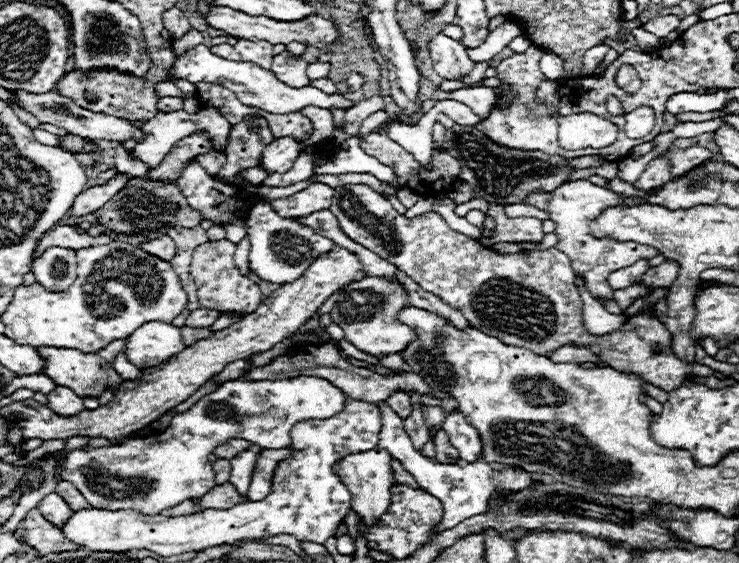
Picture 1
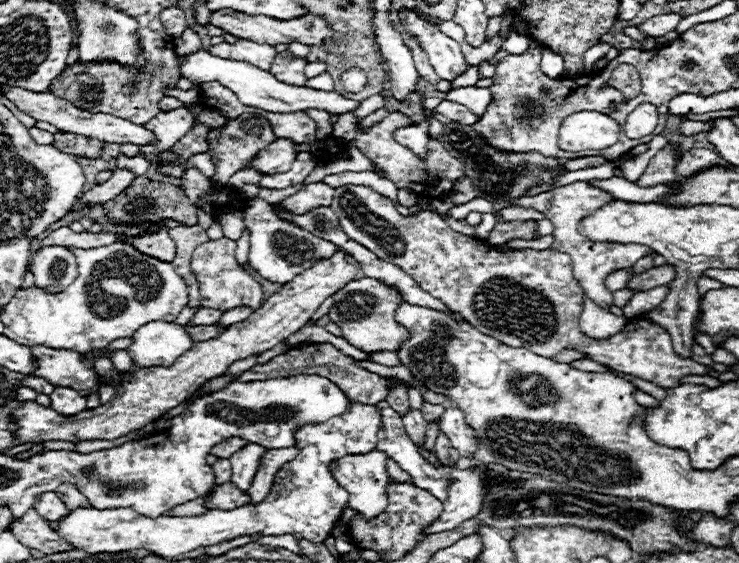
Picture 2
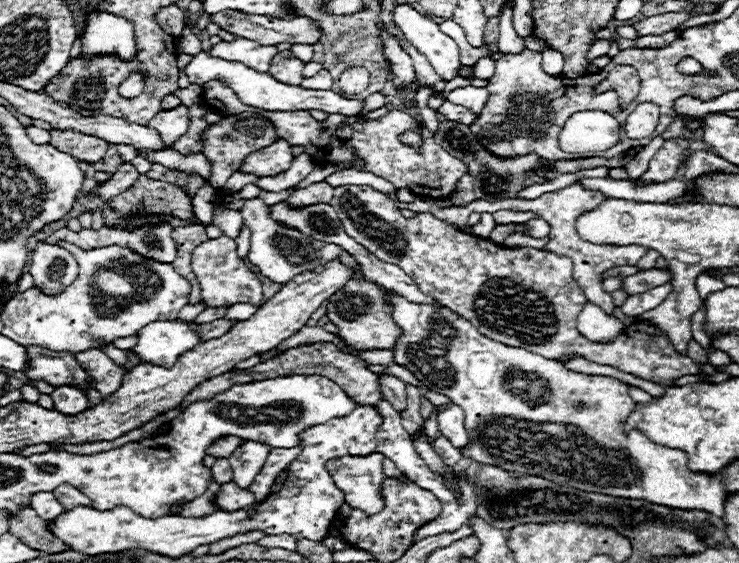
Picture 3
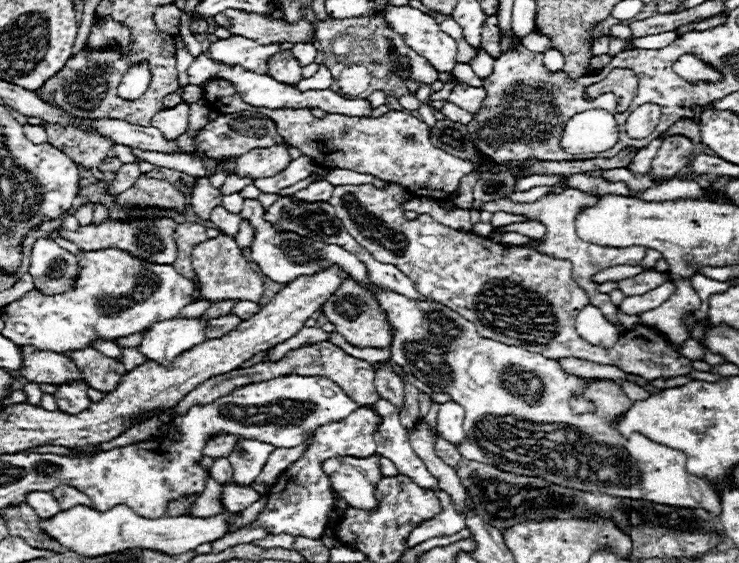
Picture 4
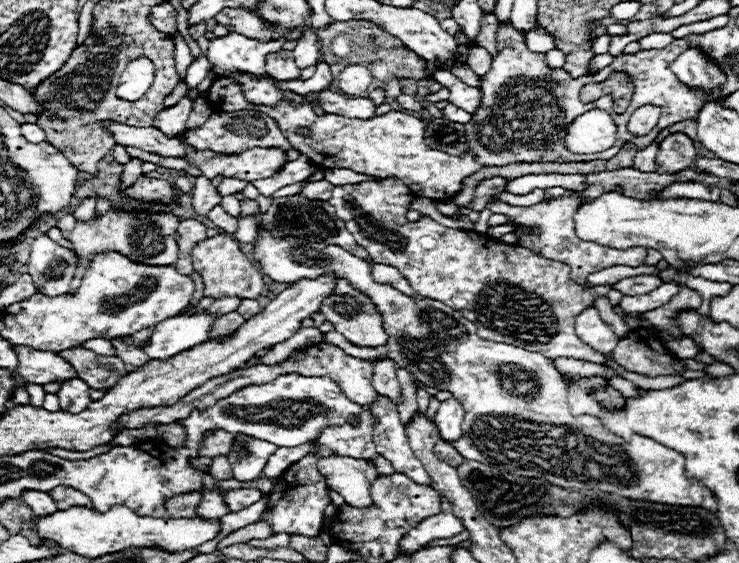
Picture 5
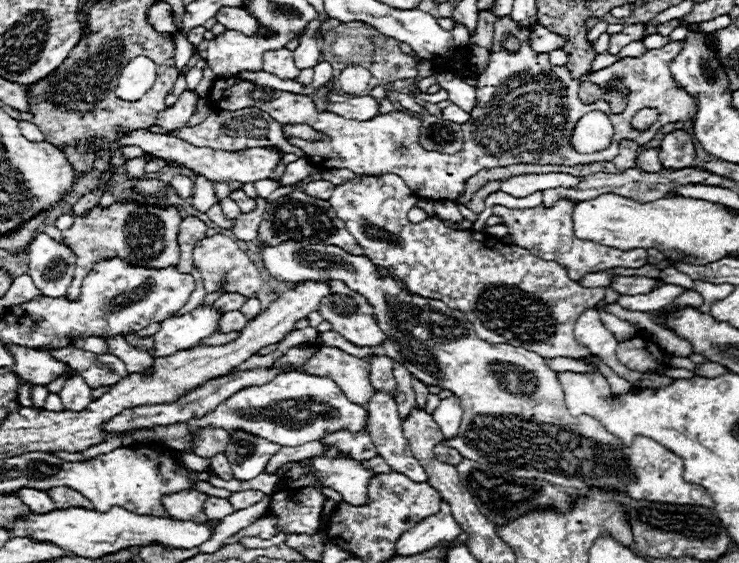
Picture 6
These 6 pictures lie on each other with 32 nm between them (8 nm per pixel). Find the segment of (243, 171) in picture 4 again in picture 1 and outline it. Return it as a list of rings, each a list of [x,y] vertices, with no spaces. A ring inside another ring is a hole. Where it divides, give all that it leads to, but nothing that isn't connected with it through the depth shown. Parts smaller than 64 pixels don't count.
[[[284,136],[272,140],[266,146],[262,154],[262,166],[272,172],[286,172],[294,166],[300,154],[302,154],[302,140],[296,140],[294,136]]]

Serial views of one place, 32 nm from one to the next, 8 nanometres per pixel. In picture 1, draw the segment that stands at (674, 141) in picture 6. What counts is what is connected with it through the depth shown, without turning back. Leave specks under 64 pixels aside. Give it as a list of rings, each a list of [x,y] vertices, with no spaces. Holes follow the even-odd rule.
[[[654,158],[646,170],[642,172],[642,176],[634,182],[634,188],[638,190],[652,190],[652,188],[658,188],[662,186],[664,182],[668,182],[672,176],[670,176],[670,166],[666,160],[662,158]]]

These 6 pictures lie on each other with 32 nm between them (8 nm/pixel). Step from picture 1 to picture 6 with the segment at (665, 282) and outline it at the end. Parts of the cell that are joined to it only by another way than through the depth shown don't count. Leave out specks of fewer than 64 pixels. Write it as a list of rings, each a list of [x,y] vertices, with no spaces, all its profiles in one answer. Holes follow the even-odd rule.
[[[618,276],[612,282],[612,288],[620,294],[628,294],[628,296],[636,296],[636,294],[646,294],[650,290],[654,290],[656,286],[656,278],[648,278],[648,276]]]

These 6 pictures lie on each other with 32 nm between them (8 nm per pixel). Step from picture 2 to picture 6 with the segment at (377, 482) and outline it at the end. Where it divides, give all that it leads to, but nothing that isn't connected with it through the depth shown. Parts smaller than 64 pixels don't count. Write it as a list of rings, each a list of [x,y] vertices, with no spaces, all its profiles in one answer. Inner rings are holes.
[[[314,458],[312,470],[318,474],[318,480],[336,490],[344,502],[362,506],[368,500],[368,484],[374,478],[374,470],[366,470],[360,460],[354,458]]]

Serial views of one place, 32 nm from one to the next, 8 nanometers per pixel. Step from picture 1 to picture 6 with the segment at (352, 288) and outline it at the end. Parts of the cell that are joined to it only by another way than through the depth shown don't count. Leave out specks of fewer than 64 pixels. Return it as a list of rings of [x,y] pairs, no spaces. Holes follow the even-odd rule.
[[[332,282],[330,296],[322,300],[318,312],[332,324],[334,332],[356,346],[380,346],[386,340],[386,334],[372,318],[374,308],[344,282]]]

